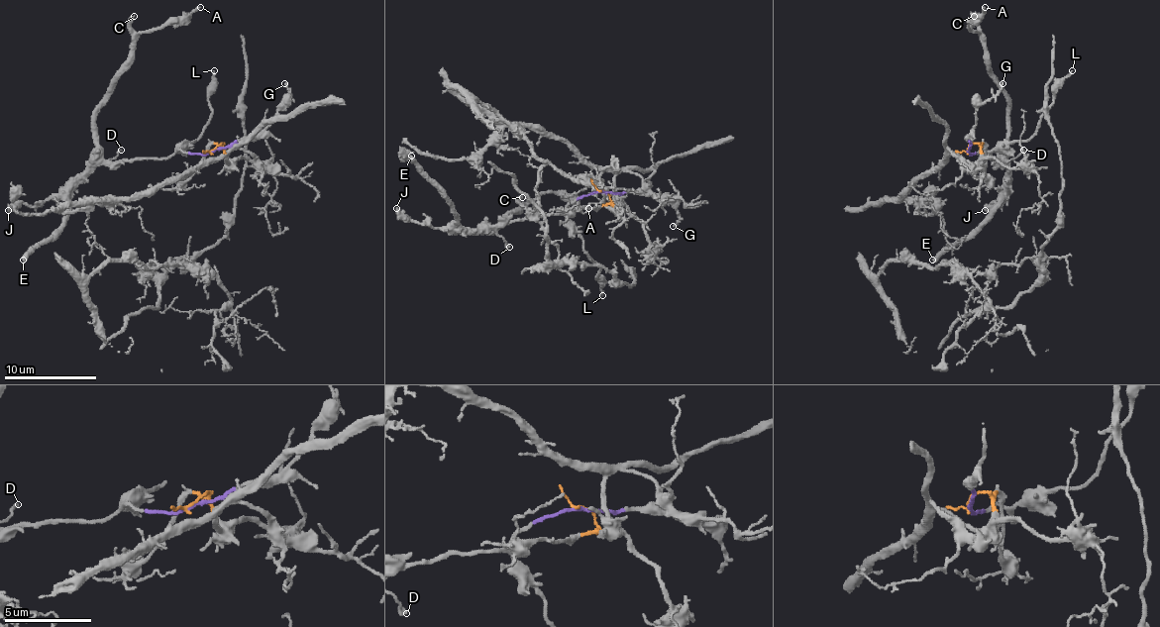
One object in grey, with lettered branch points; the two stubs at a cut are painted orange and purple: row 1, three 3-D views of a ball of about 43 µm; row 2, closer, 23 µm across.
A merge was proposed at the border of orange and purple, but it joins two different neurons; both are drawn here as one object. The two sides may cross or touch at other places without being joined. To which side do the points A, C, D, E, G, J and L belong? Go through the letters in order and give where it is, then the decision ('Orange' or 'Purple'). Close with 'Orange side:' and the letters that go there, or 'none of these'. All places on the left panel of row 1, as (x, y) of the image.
A: Place: (200, 7). Purple
C: Place: (134, 16). Purple
D: Place: (121, 150). Purple
E: Place: (23, 260). Purple
G: Place: (284, 83). Purple
J: Place: (8, 210). Purple
L: Place: (214, 70). Purple
Orange side: none of these

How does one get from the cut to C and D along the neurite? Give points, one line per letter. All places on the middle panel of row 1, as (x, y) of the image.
C: (600, 189), (582, 194), (559, 213), (501, 220), (482, 232), (491, 232), (517, 208), (522, 196)
D: (600, 189), (582, 194), (559, 213), (505, 220), (496, 232), (510, 248)

